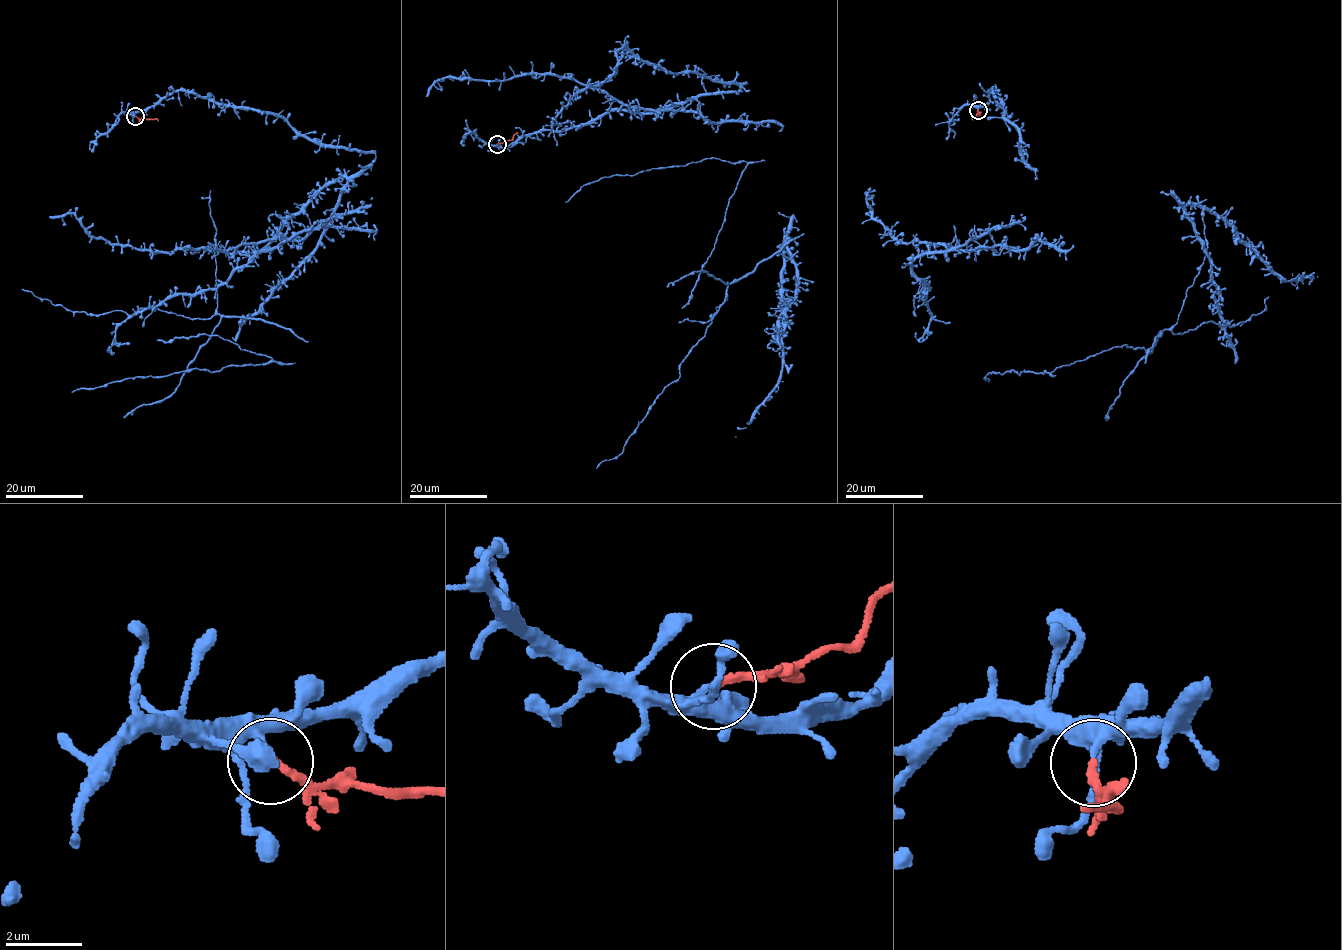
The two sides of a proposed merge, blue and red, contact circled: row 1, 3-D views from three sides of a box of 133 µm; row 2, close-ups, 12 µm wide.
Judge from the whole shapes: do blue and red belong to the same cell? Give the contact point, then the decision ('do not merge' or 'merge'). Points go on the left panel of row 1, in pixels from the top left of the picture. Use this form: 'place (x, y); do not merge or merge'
place (135, 116); do not merge

